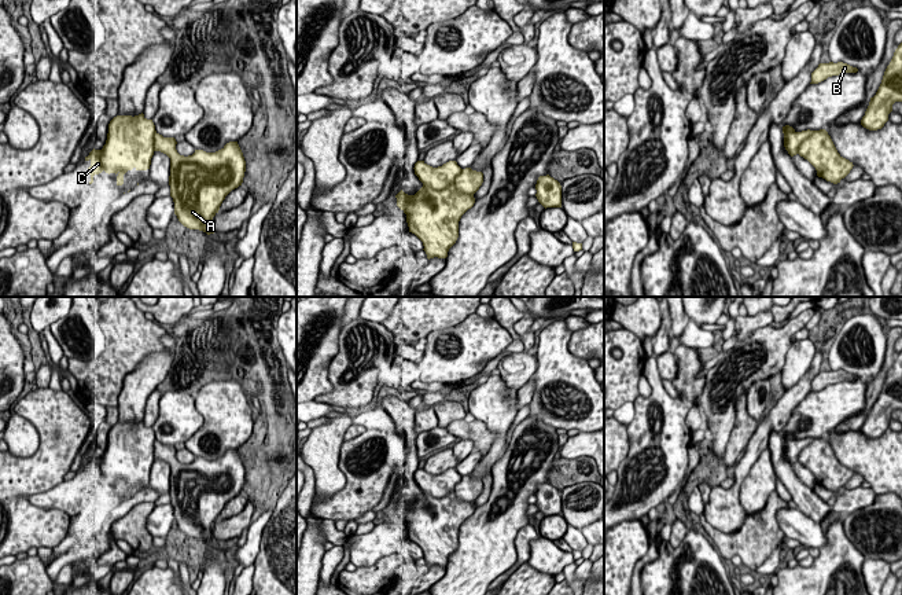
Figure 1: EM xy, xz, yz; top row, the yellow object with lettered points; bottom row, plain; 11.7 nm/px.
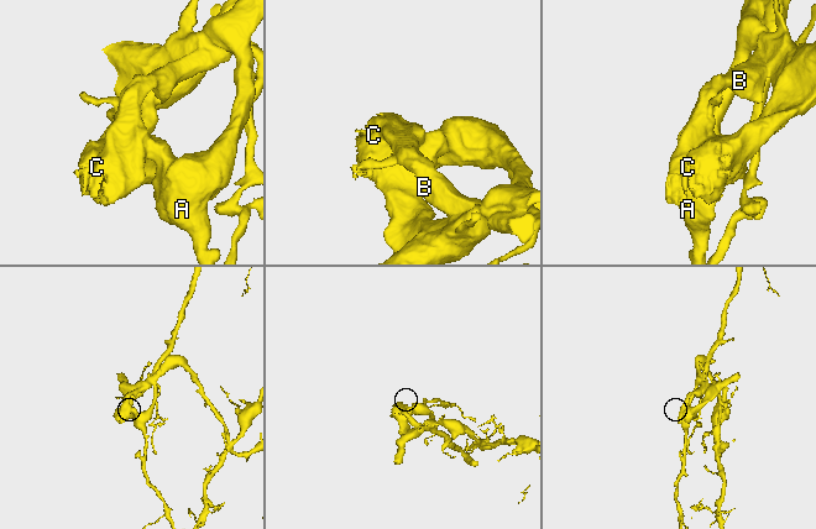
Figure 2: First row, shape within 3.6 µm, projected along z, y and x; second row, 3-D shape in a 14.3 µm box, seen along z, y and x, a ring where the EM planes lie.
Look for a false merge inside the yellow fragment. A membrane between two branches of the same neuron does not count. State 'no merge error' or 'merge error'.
merge error

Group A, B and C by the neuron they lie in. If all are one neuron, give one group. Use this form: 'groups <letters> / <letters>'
groups A C / B

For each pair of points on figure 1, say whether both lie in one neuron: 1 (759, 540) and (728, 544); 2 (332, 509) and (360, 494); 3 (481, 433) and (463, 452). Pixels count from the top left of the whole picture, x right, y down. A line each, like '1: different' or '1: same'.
1: same
2: same
3: different

